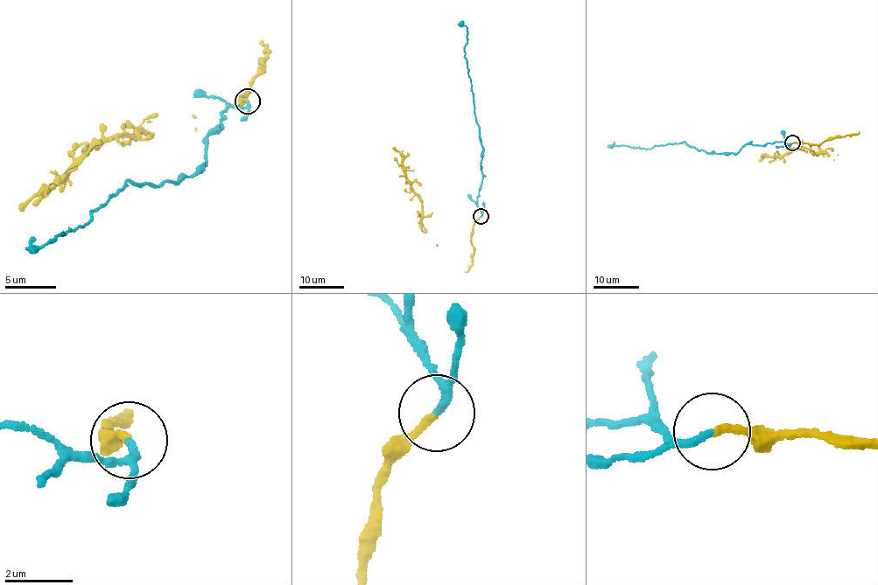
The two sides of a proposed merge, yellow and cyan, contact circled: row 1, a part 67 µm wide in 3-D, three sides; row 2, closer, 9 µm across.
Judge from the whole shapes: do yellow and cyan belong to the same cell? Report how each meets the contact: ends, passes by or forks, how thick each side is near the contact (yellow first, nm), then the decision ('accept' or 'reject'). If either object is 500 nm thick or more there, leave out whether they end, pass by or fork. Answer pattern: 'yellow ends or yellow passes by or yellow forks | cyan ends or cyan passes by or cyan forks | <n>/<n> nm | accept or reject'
yellow ends | cyan ends | 200/240 nm | accept

